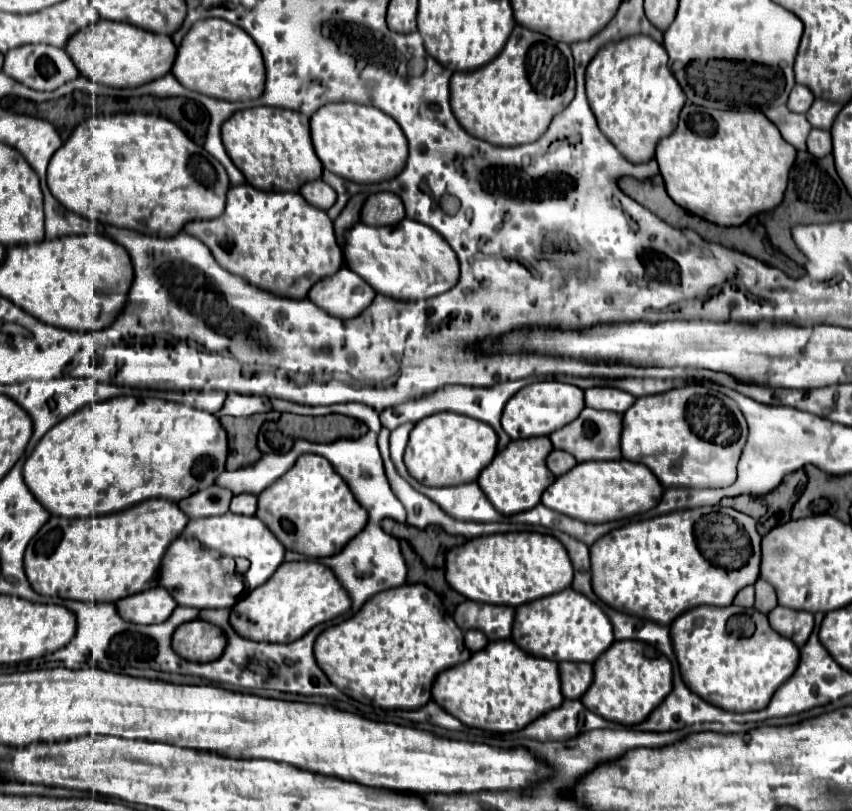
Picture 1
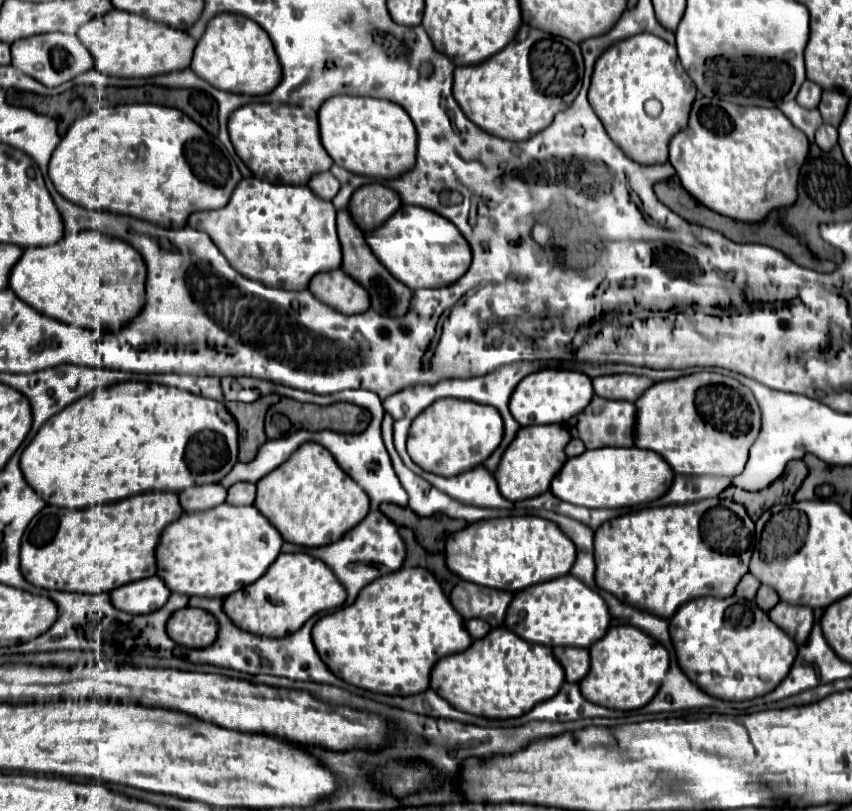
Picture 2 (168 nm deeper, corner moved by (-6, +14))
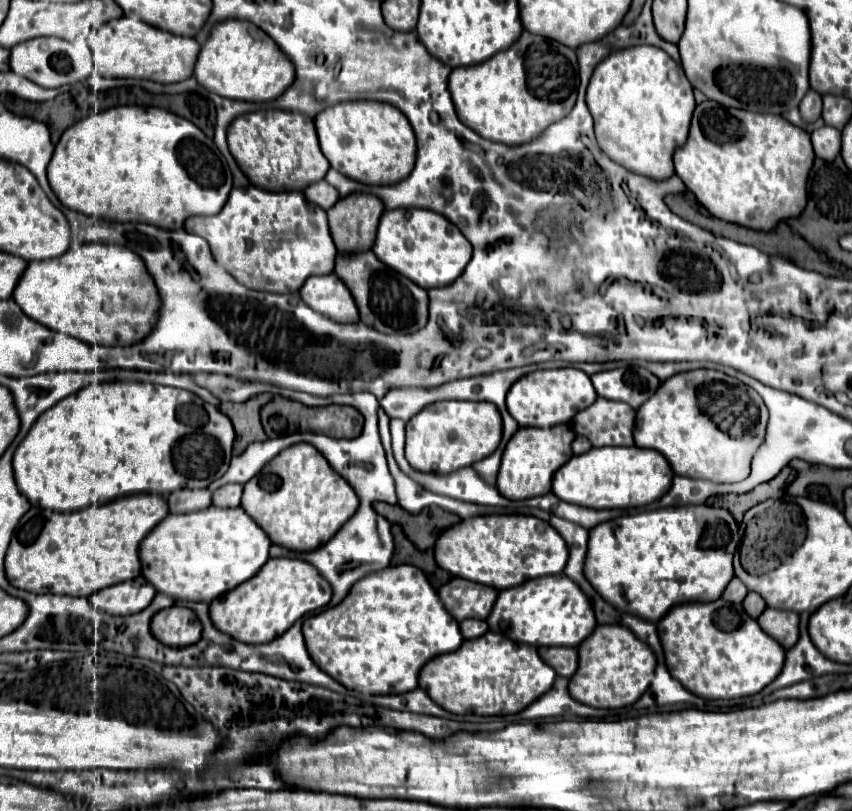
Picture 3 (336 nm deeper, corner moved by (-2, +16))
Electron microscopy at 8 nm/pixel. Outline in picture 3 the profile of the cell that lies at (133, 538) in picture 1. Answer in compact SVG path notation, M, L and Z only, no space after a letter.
M130 494L78 512L30 508L20 518L8 546L6 578L12 586L34 594L92 596L102 588L140 576L138 546L166 516L168 504L158 494Z

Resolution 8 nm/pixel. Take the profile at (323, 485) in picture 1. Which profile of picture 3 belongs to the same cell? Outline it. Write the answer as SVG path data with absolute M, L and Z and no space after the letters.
M302 442L282 450L244 484L240 506L268 532L272 544L294 552L310 552L326 544L352 518L358 496L312 444Z

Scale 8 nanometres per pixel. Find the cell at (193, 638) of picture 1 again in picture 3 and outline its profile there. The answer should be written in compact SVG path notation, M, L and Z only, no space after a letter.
M170 606L156 612L150 620L150 632L166 646L182 648L200 640L200 620L188 608Z

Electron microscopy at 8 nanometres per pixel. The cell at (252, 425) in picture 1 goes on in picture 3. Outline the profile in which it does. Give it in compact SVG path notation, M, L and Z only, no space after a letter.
M258 394L242 404L234 404L234 402L220 404L220 410L232 420L236 434L238 434L238 440L234 444L234 454L240 454L252 440L264 442L268 438L260 424L260 408L266 402L270 402L270 398L272 398L272 394Z

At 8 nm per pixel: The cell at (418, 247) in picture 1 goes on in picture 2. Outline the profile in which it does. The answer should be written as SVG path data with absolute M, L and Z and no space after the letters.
M402 206L382 226L364 236L380 264L412 290L448 286L468 270L472 260L470 246L458 228L444 216L418 206Z

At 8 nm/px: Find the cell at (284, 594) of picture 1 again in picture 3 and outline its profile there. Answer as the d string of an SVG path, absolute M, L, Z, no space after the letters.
M270 558L268 564L248 580L248 584L240 584L240 588L234 588L228 596L210 602L210 620L218 630L224 630L224 634L230 634L234 640L262 644L282 636L296 620L326 606L330 598L330 584L312 564L298 558Z

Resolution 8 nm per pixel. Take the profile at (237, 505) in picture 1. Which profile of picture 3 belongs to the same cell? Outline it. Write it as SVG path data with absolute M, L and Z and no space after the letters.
M226 484L212 494L212 504L220 506L220 508L240 506L240 498L242 498L242 486L240 484Z

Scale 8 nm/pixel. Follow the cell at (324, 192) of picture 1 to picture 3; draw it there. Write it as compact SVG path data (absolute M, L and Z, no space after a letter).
M320 180L316 184L310 184L306 190L304 190L304 196L310 204L316 204L320 208L332 208L336 204L336 200L340 198L338 196L338 190L334 186L330 186L326 180Z

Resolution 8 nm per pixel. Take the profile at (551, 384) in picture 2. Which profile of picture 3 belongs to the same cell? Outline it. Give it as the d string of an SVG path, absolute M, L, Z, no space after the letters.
M558 368L558 370L536 370L522 376L508 392L506 404L508 412L520 426L548 428L556 424L566 424L576 416L576 412L588 408L598 398L590 376L578 368Z

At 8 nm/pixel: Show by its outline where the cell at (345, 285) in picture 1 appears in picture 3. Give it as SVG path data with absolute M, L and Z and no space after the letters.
M334 272L308 278L300 288L300 296L308 308L328 316L338 324L358 322L358 308L354 304L354 298Z

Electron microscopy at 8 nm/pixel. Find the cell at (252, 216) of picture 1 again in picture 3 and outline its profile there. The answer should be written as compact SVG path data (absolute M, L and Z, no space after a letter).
M256 186L234 188L222 212L216 216L194 216L188 218L184 228L190 234L204 238L210 246L214 260L232 274L240 284L252 290L274 292L274 294L292 294L298 292L308 276L324 276L324 272L334 270L336 246L328 230L326 212L310 204L302 192L268 192Z

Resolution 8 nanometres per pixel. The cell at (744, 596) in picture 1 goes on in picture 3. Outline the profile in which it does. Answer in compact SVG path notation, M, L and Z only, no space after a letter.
M732 578L732 580L728 582L722 598L728 600L728 602L734 602L734 604L740 604L740 602L746 598L746 594L748 594L748 588L746 588L738 578Z

